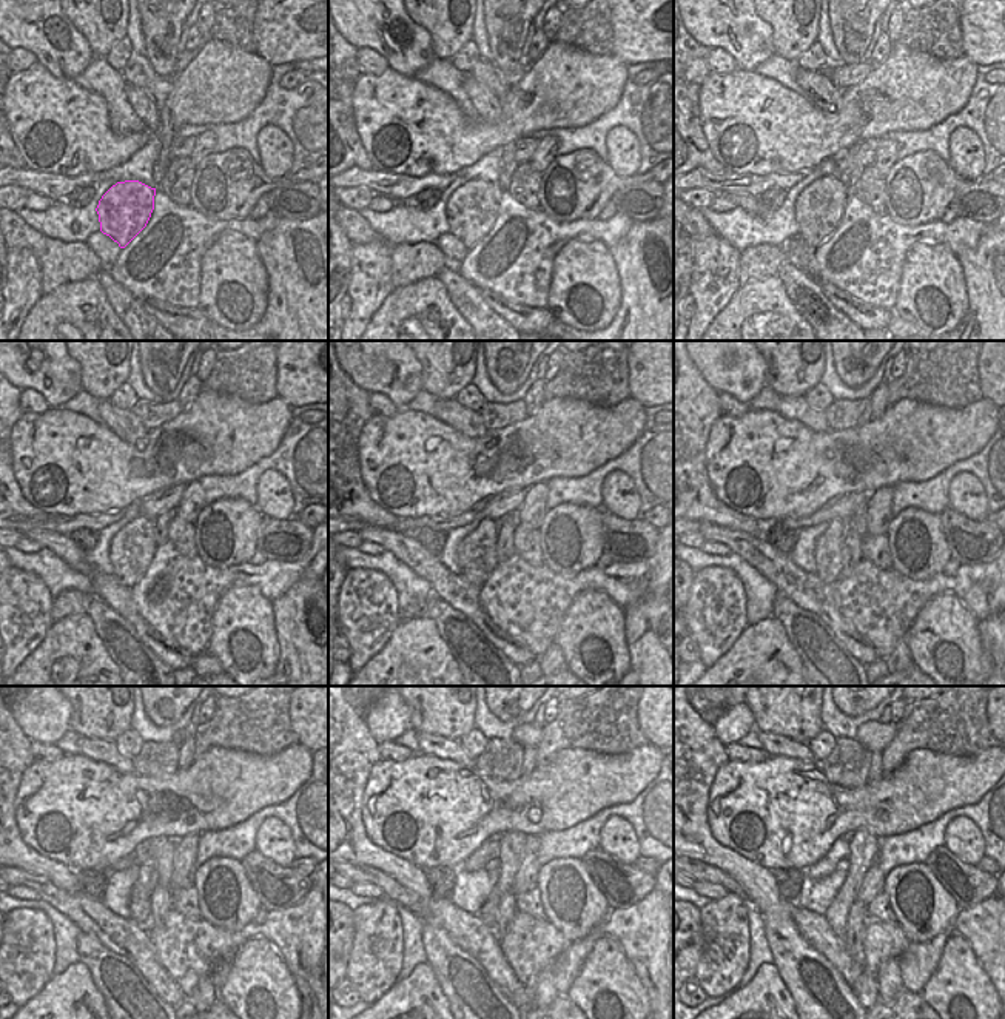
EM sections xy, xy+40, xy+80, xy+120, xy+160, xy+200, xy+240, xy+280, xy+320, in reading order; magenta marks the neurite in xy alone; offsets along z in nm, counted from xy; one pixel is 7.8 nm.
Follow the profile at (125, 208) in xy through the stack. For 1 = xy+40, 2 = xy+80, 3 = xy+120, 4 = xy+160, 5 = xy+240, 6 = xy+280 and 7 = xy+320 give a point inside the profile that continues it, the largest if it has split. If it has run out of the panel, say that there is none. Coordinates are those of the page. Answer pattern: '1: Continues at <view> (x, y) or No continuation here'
1: Continues at xy+40 (472, 208)
2: Continues at xy+80 (819, 208)
3: Continues at xy+120 (133, 548)
4: Continues at xy+160 (477, 554)
5: Continues at xy+240 (147, 881)
6: Continues at xy+280 (494, 864)
7: Continues at xy+320 (843, 865).

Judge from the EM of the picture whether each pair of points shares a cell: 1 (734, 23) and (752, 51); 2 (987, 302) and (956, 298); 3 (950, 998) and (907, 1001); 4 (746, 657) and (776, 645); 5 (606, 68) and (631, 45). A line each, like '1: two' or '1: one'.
1: one
2: two
3: two
4: one
5: two

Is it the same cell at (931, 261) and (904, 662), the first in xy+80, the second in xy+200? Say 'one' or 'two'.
two

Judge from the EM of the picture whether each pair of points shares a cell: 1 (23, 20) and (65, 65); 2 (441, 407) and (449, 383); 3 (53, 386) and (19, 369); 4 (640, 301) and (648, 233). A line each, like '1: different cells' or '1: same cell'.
1: same cell
2: different cells
3: same cell
4: same cell

